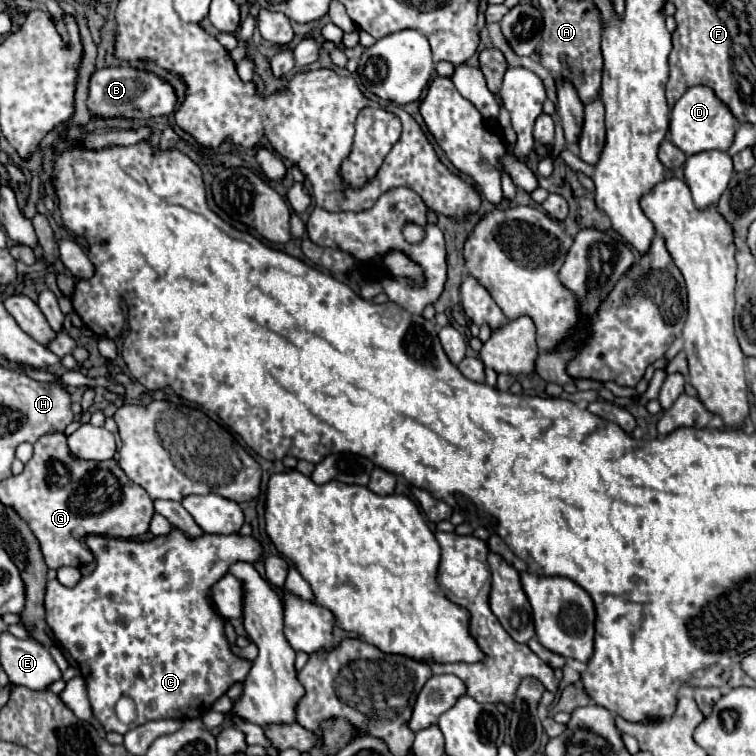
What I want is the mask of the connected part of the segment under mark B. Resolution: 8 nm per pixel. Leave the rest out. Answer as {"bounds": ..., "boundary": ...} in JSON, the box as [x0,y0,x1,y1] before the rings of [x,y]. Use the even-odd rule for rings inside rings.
{"bounds":[87,67,175,119],"boundary":[[[109,67],[95,69],[89,79],[87,109],[91,117],[99,119],[153,119],[159,115],[169,115],[175,109],[175,91],[169,83],[153,73],[137,71],[133,67]],[[139,113],[139,115],[133,115]]]}

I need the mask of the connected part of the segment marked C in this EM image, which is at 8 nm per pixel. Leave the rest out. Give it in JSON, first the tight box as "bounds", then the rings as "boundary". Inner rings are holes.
{"bounds":[45,529,263,735],"boundary":[[[171,529],[165,537],[153,537],[149,541],[89,535],[85,543],[97,561],[95,571],[75,587],[65,587],[57,579],[51,579],[47,583],[45,609],[47,625],[81,667],[93,715],[105,731],[125,735],[151,719],[185,721],[203,717],[233,683],[245,681],[253,663],[231,651],[225,637],[225,619],[213,605],[211,587],[229,573],[229,565],[237,561],[257,563],[263,557],[263,547],[257,539],[239,533],[203,533],[191,539],[179,529]],[[121,697],[131,697],[137,705],[137,719],[129,725],[121,723],[115,715],[115,703]]]}

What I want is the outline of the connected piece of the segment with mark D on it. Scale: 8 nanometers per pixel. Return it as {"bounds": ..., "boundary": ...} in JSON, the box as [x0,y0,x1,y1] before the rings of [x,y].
{"bounds":[669,85,737,155],"boundary":[[[697,85],[687,89],[687,93],[675,103],[669,121],[669,137],[673,145],[677,145],[687,155],[695,155],[709,149],[727,151],[733,143],[737,125],[737,117],[729,113],[729,107],[713,93],[713,89],[709,89],[707,85]]]}

